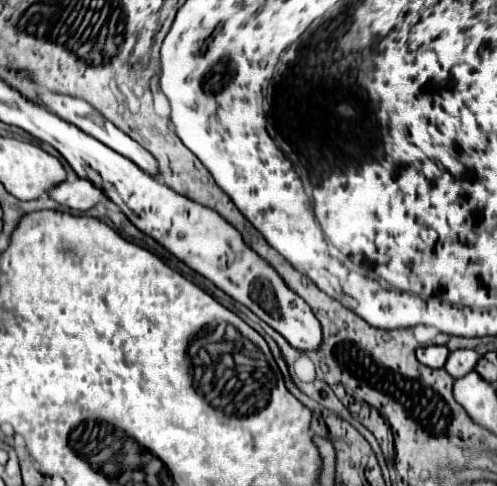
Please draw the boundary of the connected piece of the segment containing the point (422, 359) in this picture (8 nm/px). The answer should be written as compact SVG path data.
M420 346L416 350L416 358L420 364L430 366L430 368L442 368L446 358L448 358L450 350L446 346Z

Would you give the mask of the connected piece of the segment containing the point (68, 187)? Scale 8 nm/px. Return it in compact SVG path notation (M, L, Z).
M76 178L74 182L64 180L62 184L48 188L46 194L54 202L58 202L62 208L80 210L80 212L90 210L94 204L98 204L104 198L104 194L94 184L90 184L88 180L82 180L82 178Z

